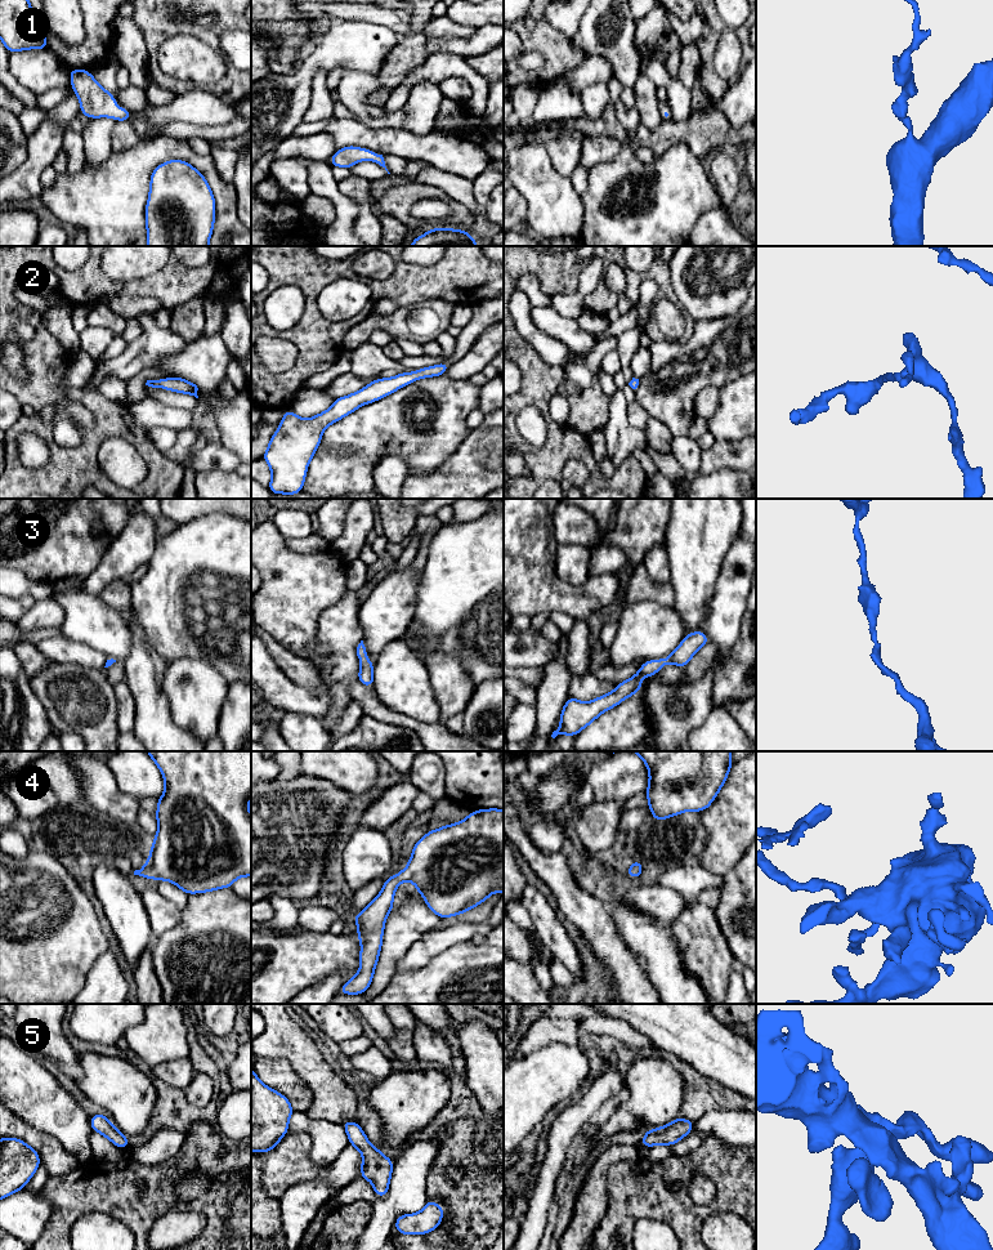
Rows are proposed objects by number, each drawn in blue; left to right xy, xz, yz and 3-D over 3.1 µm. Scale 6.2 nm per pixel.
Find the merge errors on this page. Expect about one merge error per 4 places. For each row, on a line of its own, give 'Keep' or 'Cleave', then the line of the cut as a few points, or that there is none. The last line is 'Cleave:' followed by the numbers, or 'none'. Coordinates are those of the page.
1: Keep. No split
2: Keep. No split
3: Keep. No split
4: Keep. No split
5: Keep. No split
Cleave: none

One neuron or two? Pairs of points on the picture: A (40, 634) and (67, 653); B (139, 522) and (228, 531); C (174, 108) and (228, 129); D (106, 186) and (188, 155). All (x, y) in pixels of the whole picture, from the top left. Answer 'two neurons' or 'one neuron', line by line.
A: two neurons
B: two neurons
C: two neurons
D: one neuron

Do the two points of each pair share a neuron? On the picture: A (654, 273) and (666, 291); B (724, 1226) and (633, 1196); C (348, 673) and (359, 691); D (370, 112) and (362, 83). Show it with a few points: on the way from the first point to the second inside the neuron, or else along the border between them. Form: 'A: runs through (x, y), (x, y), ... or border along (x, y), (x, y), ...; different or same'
A: runs through (658, 277), (665, 284), (665, 288); same
B: border along (734, 1213), (718, 1211), (709, 1215), (699, 1236); different
C: runs through (350, 677), (356, 687); same
D: runs through (362, 105), (362, 90); same

